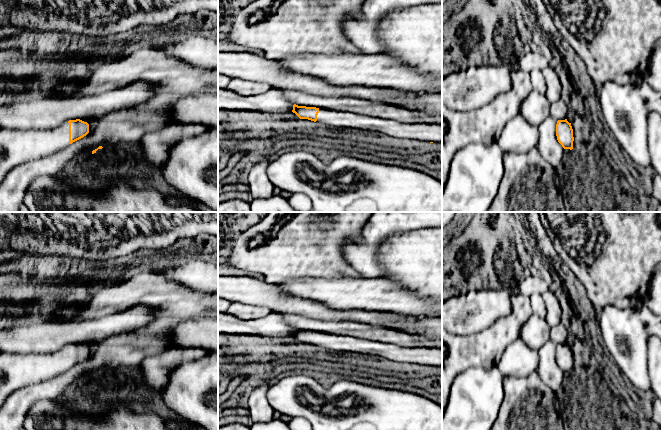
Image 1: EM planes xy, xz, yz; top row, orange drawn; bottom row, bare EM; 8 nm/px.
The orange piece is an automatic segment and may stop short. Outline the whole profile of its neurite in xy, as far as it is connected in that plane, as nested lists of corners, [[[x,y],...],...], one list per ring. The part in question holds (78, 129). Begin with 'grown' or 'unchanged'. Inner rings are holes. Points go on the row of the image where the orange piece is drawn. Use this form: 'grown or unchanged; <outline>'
grown; [[[69,120],[49,130],[0,129],[0,184],[18,165],[51,155],[89,133],[89,124]]]

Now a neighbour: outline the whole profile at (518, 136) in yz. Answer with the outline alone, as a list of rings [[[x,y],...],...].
[[[518,114],[507,122],[496,142],[504,153],[521,154],[536,148],[538,140],[538,127],[529,124]]]

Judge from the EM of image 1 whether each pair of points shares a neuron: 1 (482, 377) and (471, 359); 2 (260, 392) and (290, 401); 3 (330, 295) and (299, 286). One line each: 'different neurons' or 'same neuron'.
1: different neurons
2: different neurons
3: same neuron

